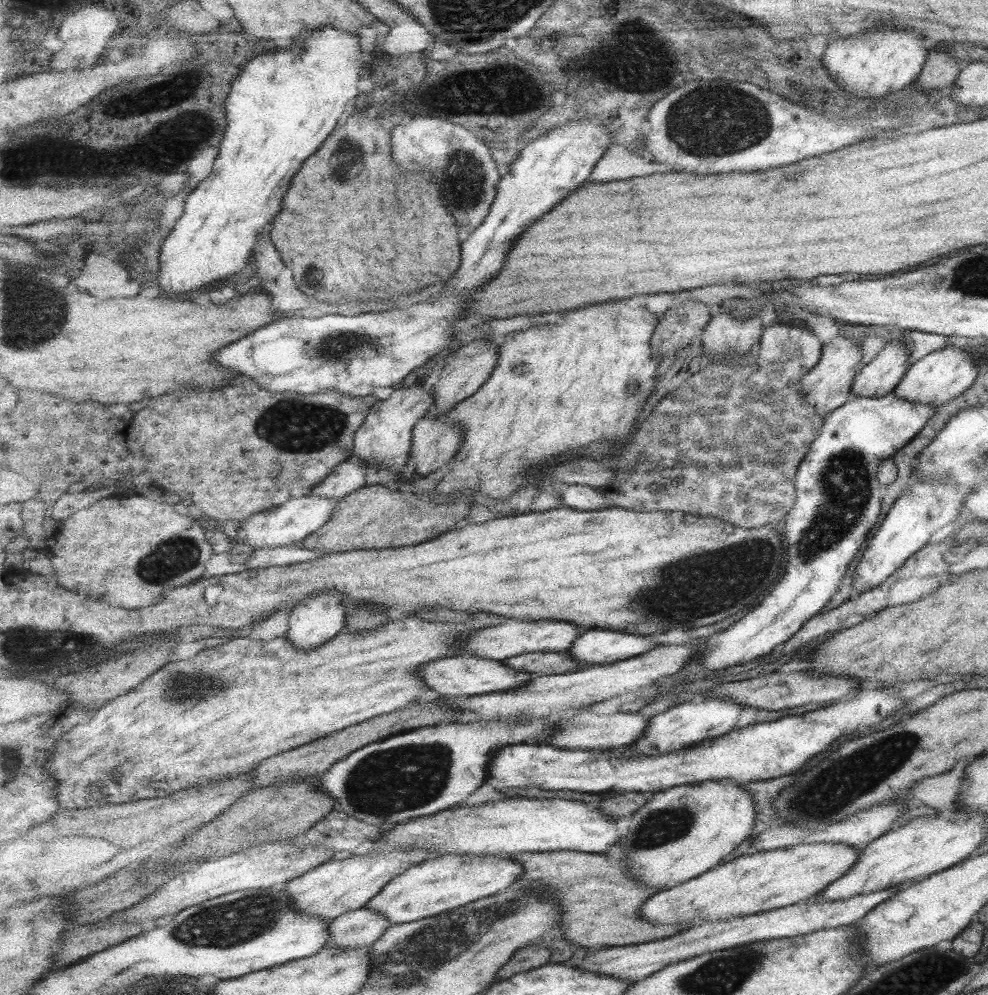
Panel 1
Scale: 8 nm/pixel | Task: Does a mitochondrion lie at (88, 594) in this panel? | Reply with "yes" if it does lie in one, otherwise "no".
no

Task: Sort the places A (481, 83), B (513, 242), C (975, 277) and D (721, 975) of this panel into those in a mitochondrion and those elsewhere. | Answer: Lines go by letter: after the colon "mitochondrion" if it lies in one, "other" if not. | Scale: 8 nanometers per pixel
A: mitochondrion
B: other
C: mitochondrion
D: mitochondrion

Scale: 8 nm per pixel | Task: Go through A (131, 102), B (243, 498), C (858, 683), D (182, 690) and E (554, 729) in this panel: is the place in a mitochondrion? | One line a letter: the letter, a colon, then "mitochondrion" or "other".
A: other
B: other
C: other
D: mitochondrion
E: other

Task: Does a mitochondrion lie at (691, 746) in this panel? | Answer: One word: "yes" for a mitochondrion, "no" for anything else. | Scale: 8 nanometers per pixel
no

